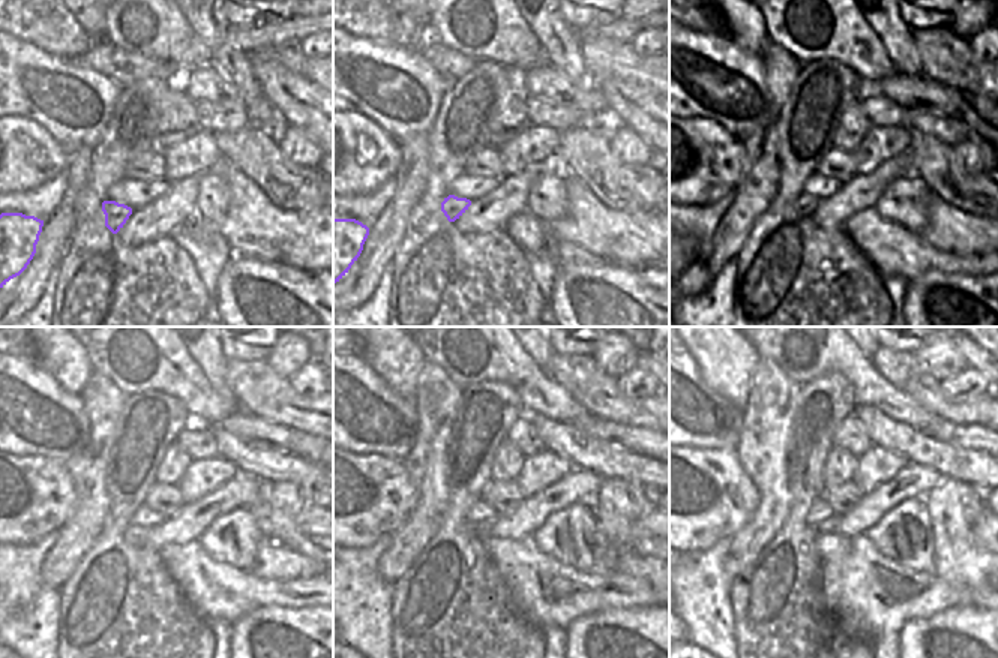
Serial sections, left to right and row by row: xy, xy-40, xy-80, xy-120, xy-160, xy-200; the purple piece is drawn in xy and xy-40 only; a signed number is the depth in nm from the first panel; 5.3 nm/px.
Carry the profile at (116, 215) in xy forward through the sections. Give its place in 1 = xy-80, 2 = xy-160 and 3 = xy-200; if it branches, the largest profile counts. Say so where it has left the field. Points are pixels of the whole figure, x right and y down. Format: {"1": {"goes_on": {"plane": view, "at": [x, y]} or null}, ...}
{"1": {"goes_on": {"plane": "xy-80", "at": [805, 204]}}, "2": {"goes_on": {"plane": "xy-160", "at": [482, 529]}}, "3": {"goes_on": {"plane": "xy-200", "at": [829, 525]}}}

